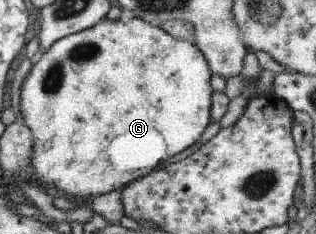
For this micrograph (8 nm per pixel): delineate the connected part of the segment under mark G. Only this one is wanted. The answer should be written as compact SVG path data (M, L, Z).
M132 17L126 21L122 20L108 20L106 18L102 19L100 22L97 22L94 26L90 28L81 30L76 34L71 34L57 40L48 50L44 50L38 53L31 61L30 70L26 72L26 76L24 76L24 80L22 80L21 89L19 92L19 100L18 100L18 110L20 110L20 114L18 114L17 119L28 128L28 132L32 133L32 142L34 142L34 148L32 148L32 156L30 156L30 169L32 172L32 176L30 180L36 183L41 187L41 189L53 193L56 188L58 190L62 190L65 194L64 197L72 198L73 200L79 199L85 202L89 202L95 196L100 196L102 194L107 194L113 190L117 190L120 188L124 188L124 186L128 186L131 182L150 174L152 170L159 164L167 161L169 158L175 156L182 152L182 150L186 150L188 146L192 146L202 136L202 132L208 126L210 120L210 94L212 94L212 90L210 88L210 69L208 68L208 64L204 60L204 57L201 55L201 52L195 47L191 40L182 40L172 38L161 26L160 24L150 24L145 20L140 20L138 17Z

